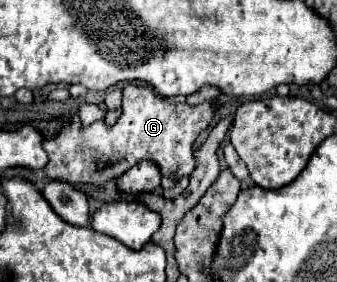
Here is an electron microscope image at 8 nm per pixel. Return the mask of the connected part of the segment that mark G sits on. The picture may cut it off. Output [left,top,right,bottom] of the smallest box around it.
[42,84,218,184]

